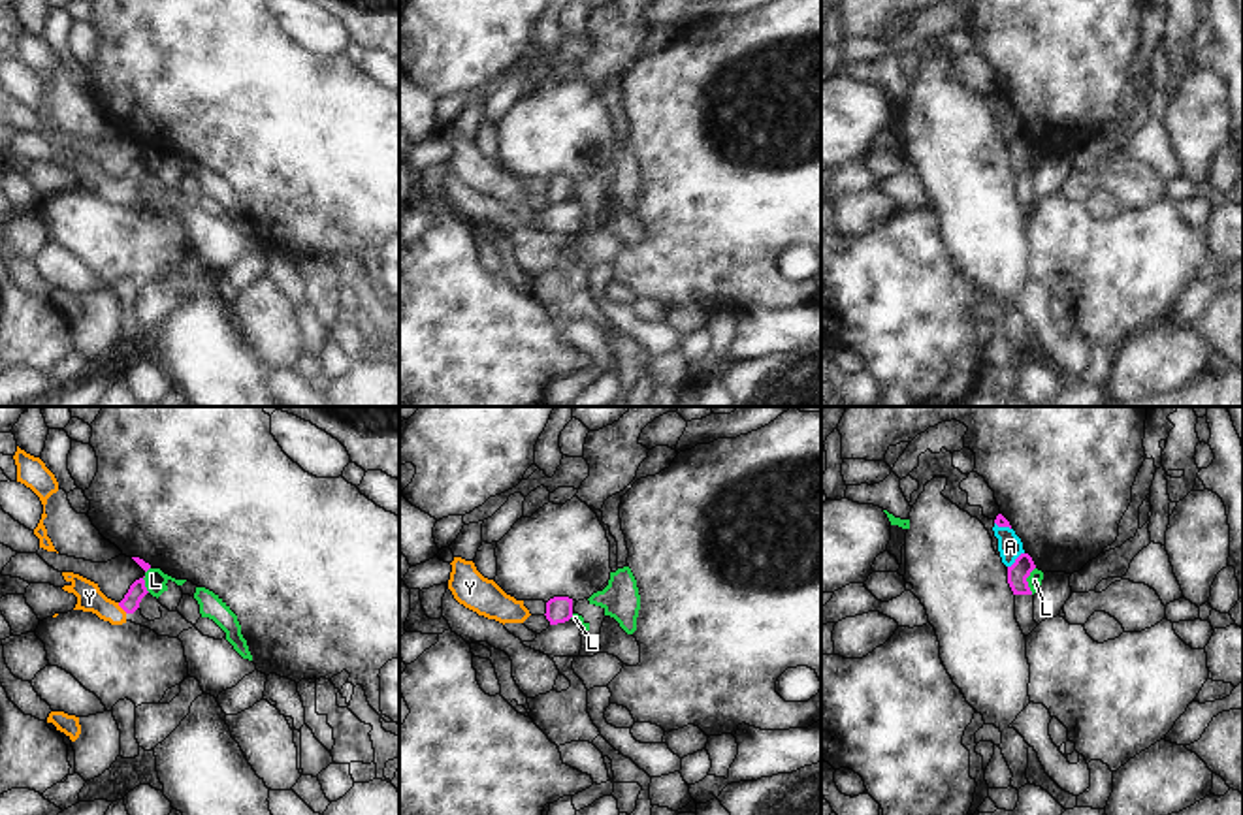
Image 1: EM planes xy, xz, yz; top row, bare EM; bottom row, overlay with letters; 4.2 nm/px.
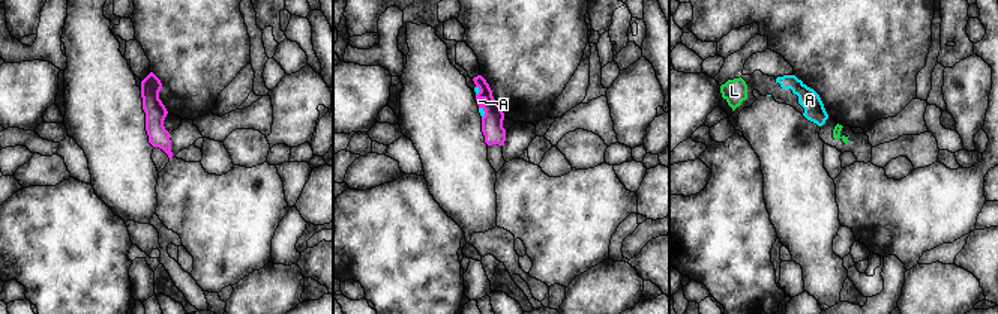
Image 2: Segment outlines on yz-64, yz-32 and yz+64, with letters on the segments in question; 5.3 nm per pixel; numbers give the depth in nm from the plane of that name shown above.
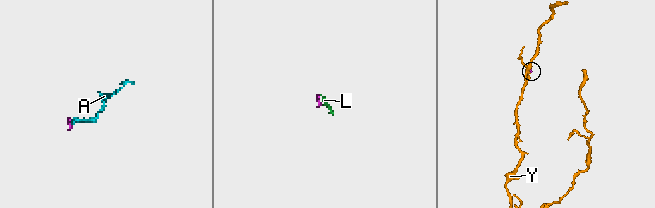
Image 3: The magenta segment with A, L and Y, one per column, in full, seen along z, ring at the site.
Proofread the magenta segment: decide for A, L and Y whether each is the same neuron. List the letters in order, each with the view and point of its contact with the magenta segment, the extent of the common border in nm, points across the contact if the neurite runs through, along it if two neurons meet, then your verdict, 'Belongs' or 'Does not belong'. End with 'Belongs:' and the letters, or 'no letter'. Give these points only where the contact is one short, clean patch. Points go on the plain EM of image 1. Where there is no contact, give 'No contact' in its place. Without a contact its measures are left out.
A: Touches magenta at yz (1016, 138). Shared border 100 nm. Path across: yz (1019, 149), (1016, 138), (1010, 125). Belongs
L: Touches magenta at yz (1025, 159). Shared border 120 nm. Boundary: yz (1034, 145), (1027, 157), (1031, 172). Does not belong
Y: Touches magenta at xy (123, 187). Shared border 60 nm. Path across: xy (130, 181), (123, 187), (104, 187), (89, 175). Belongs
Belongs: A, Y.

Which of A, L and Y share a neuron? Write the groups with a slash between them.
A Y / L

